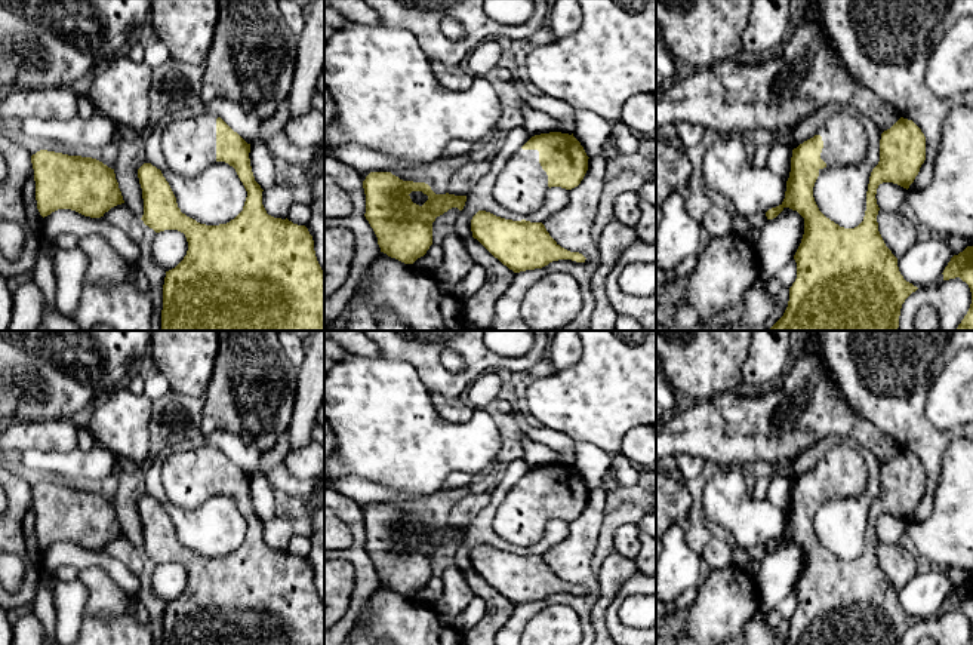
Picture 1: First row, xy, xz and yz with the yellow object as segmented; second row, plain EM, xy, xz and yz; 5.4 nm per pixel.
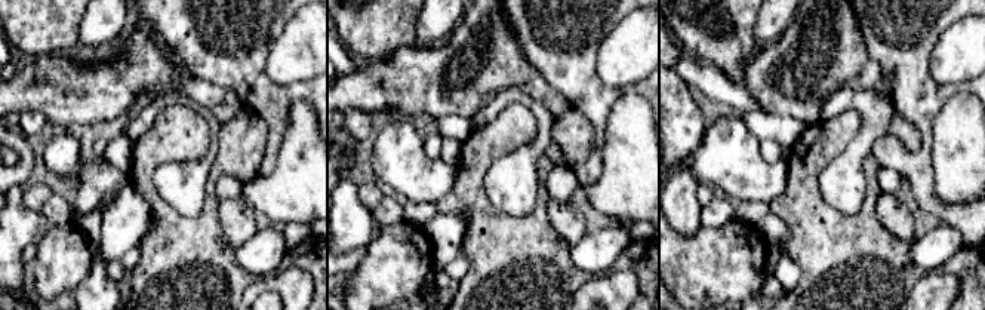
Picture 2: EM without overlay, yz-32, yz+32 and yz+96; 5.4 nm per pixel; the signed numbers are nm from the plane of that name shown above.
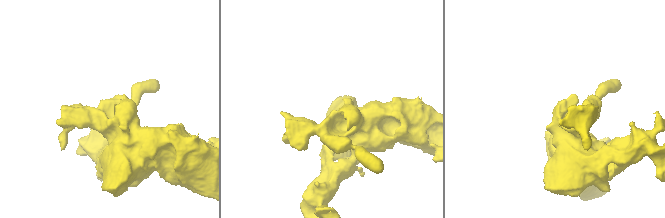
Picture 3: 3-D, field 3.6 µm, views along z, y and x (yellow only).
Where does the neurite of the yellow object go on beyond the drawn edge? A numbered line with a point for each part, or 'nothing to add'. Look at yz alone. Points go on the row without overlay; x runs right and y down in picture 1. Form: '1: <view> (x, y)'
1: yz (844, 472)

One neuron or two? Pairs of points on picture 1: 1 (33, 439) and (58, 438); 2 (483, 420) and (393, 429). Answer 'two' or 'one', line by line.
1: one
2: one

